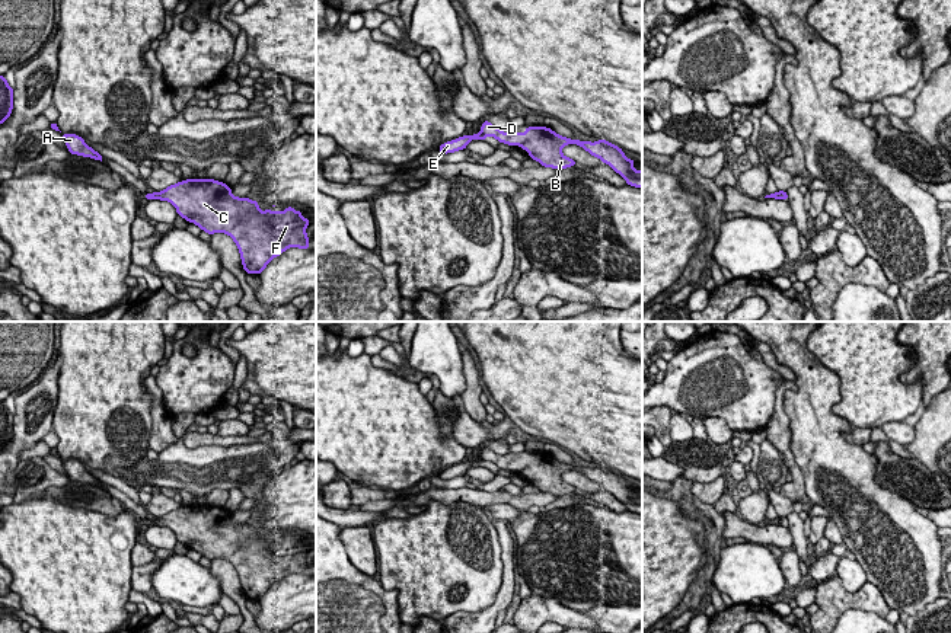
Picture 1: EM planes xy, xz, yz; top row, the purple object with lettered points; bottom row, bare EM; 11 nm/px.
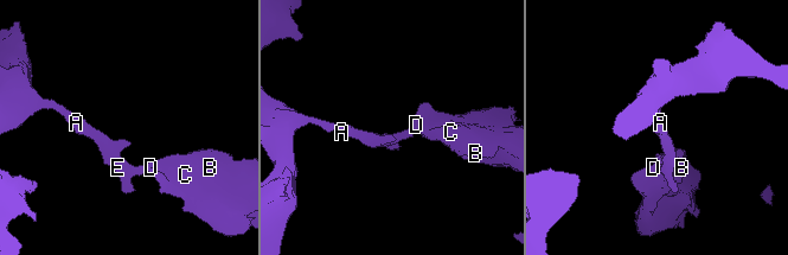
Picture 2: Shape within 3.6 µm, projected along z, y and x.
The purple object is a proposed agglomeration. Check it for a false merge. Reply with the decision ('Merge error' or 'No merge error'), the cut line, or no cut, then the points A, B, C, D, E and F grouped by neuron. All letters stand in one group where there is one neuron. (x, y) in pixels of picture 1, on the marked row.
Merge error. Split along xz (479, 133), (485, 136). Groups: A E / B C D F

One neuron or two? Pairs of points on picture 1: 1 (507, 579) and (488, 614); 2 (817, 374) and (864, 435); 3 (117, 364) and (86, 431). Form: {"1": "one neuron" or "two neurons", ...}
{"1": "one neuron", "2": "two neurons", "3": "one neuron"}

